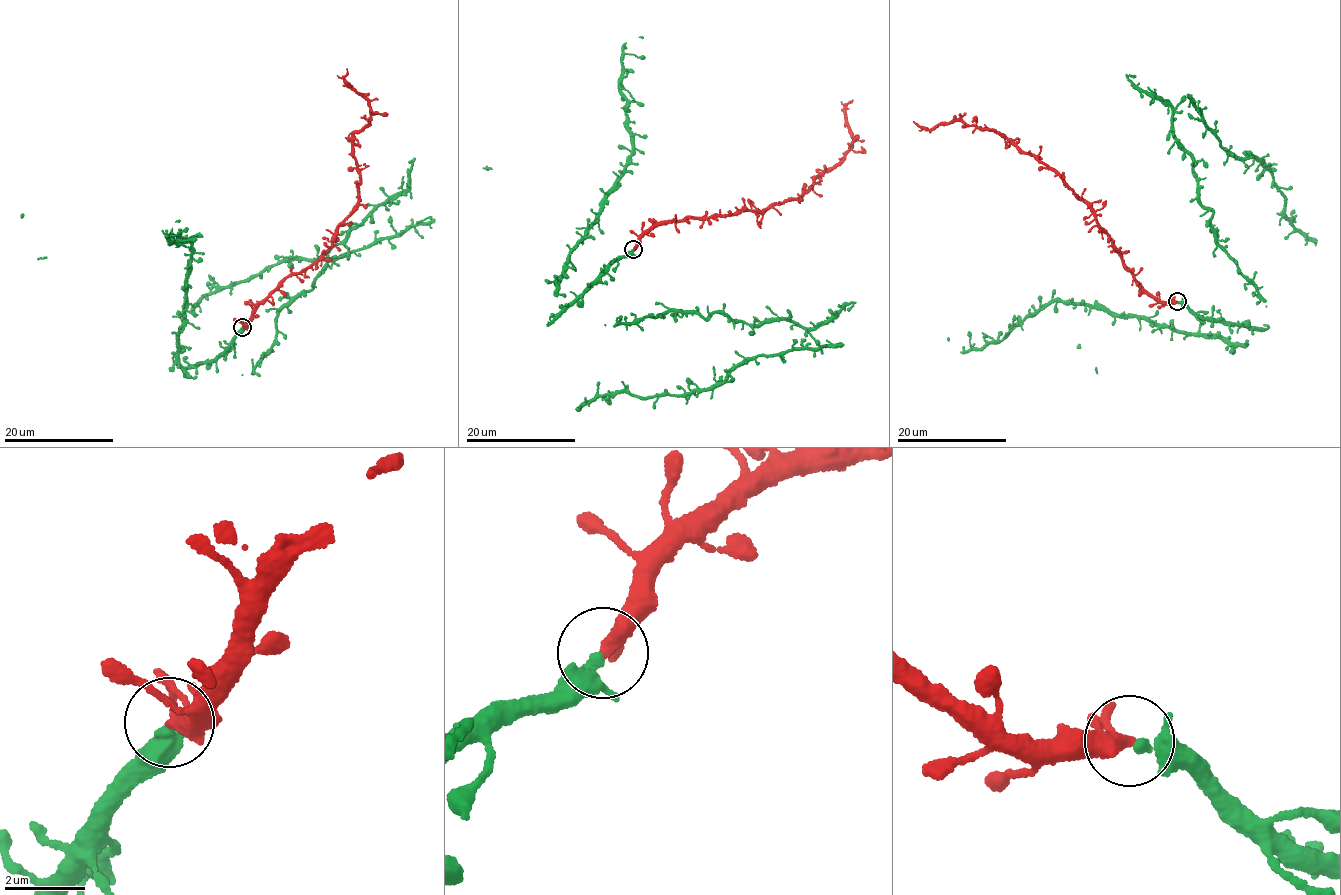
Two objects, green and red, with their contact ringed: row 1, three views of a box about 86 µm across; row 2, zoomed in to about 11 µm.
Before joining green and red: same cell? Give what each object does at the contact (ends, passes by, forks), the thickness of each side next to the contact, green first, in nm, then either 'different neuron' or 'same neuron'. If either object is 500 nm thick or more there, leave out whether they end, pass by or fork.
green ends | red passes by | 190/320 nm | same neuron

